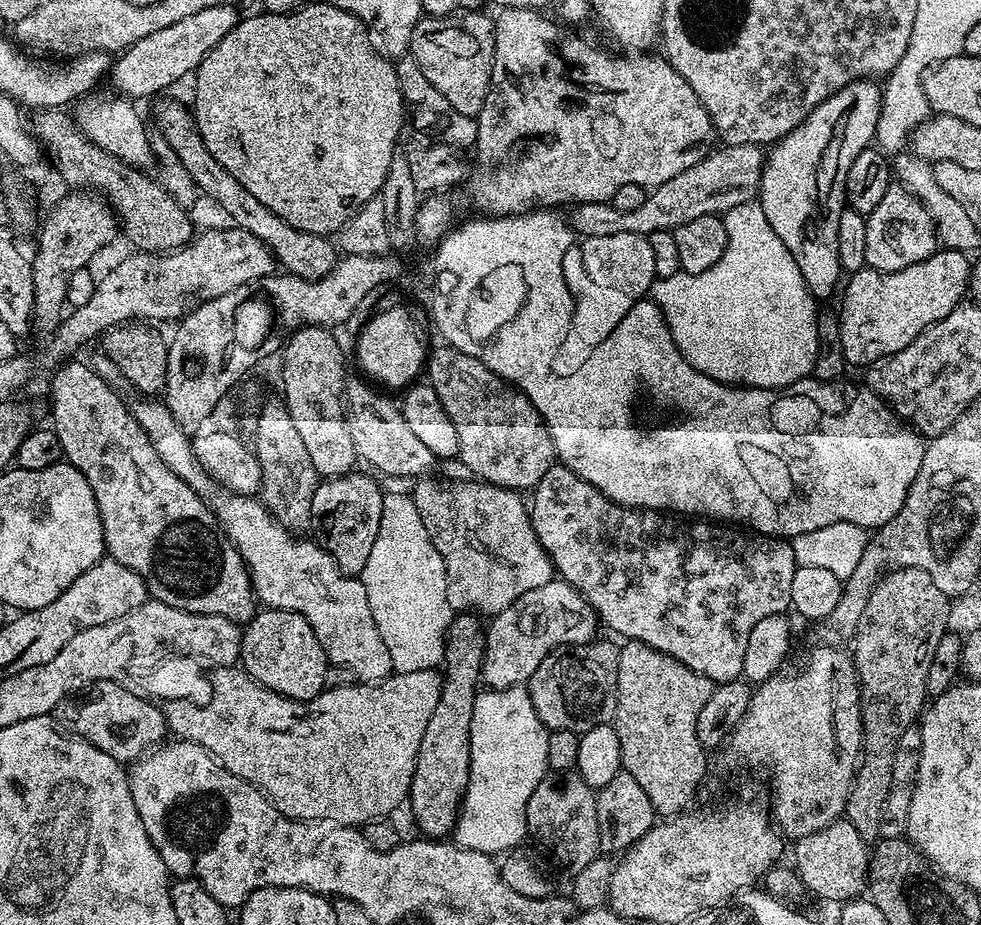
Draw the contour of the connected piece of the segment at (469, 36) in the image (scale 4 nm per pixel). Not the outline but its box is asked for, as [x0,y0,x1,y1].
[410,10,494,116]

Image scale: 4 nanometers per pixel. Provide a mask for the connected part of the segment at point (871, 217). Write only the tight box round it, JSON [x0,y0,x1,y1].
[866,182,938,272]

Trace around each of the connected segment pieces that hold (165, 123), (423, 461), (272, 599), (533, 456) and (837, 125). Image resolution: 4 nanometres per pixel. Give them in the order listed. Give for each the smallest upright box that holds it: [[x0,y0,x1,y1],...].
[[155,98,338,280],[344,379,438,478],[131,398,393,682],[426,348,556,490],[758,78,881,298]]

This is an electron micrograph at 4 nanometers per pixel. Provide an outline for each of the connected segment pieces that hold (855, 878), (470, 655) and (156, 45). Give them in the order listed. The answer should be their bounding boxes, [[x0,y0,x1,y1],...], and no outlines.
[[794,818,869,902],[407,612,486,838],[108,2,241,100]]

